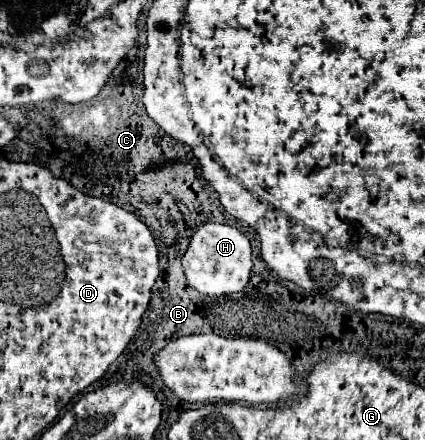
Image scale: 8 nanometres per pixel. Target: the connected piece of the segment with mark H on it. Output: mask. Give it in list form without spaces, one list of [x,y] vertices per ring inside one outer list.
[[[205,223],[195,229],[191,243],[183,255],[183,269],[187,283],[203,295],[229,295],[243,291],[251,279],[251,245],[249,239],[231,225]]]

